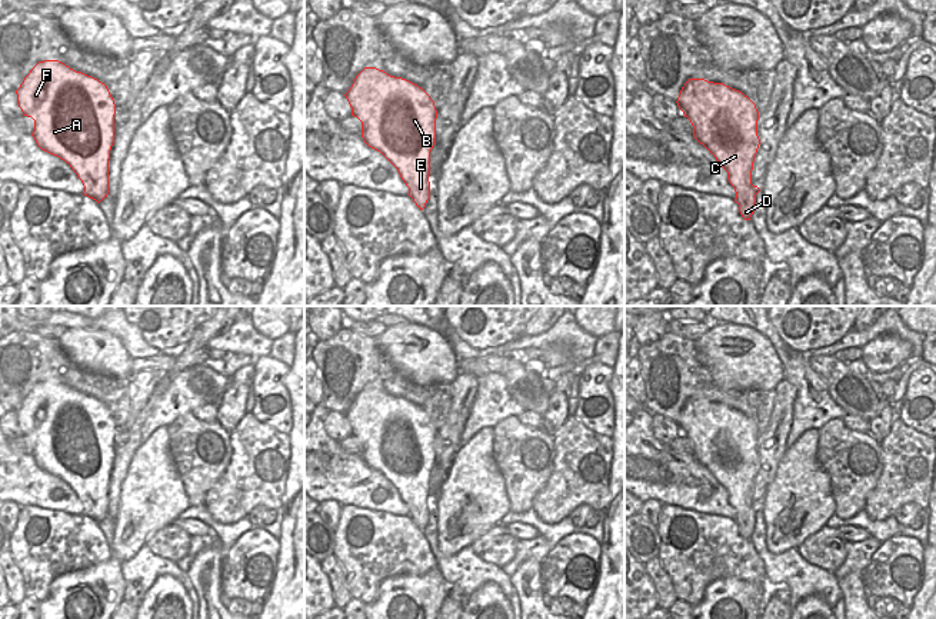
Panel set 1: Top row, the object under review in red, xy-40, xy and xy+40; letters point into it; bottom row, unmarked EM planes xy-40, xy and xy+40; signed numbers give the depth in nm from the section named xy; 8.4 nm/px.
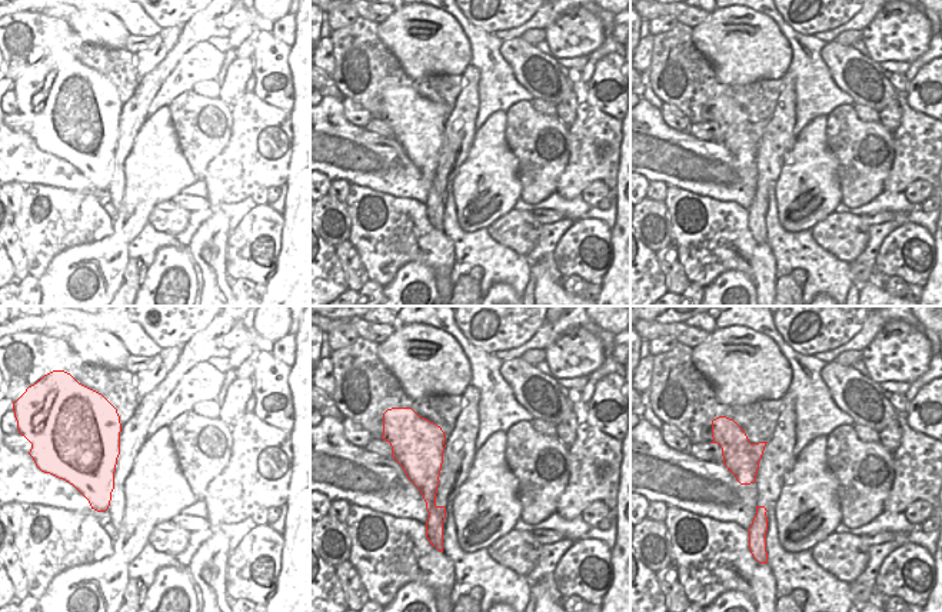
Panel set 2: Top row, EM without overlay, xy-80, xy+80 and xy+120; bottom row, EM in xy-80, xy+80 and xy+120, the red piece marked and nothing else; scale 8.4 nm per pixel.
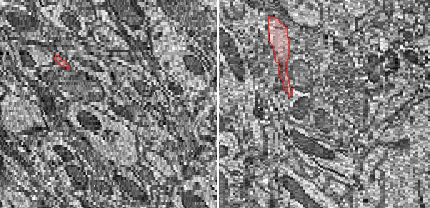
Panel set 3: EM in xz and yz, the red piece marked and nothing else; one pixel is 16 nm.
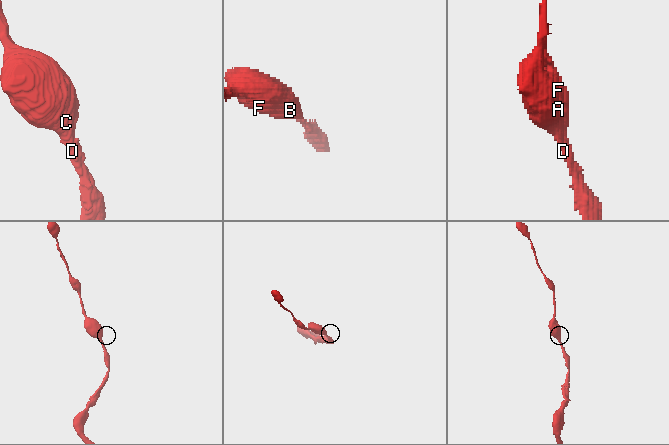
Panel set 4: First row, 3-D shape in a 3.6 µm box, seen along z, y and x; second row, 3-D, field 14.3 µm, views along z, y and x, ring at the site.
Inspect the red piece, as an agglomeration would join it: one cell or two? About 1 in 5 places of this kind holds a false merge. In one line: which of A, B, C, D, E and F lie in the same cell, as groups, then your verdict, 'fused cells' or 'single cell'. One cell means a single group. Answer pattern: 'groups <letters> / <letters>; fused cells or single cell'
groups A B C D E F; single cell

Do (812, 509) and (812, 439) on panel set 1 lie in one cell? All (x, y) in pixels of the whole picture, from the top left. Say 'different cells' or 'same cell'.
same cell

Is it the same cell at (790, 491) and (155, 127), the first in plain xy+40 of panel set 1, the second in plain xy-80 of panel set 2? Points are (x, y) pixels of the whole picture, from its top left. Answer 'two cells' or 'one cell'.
one cell

